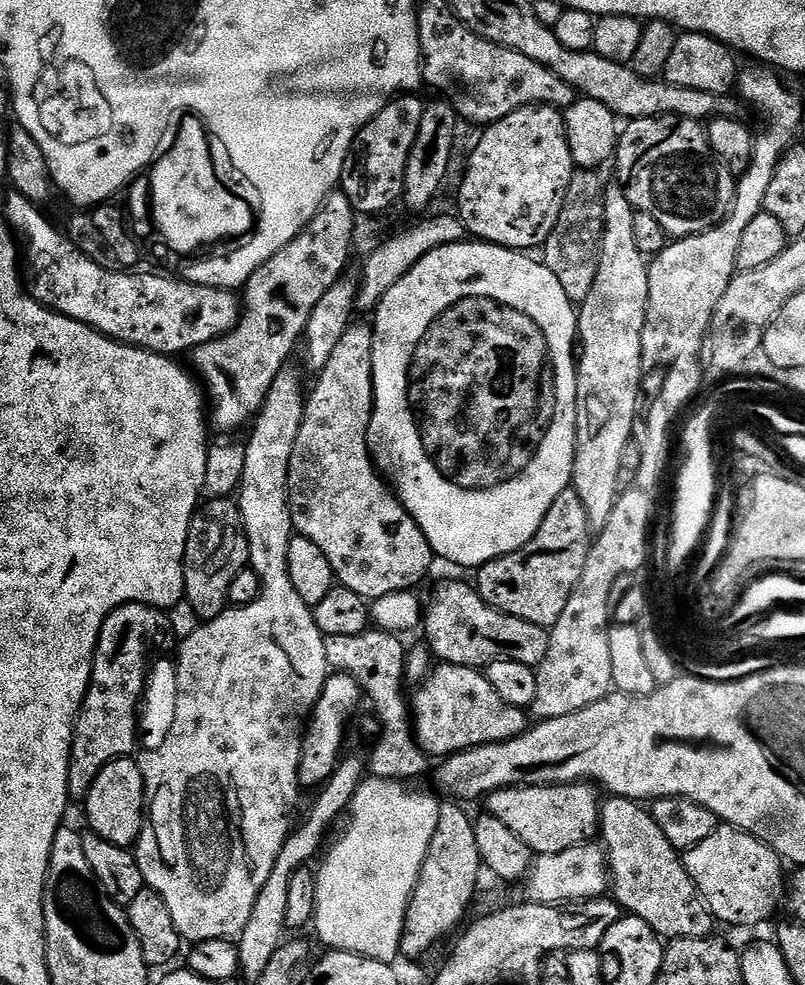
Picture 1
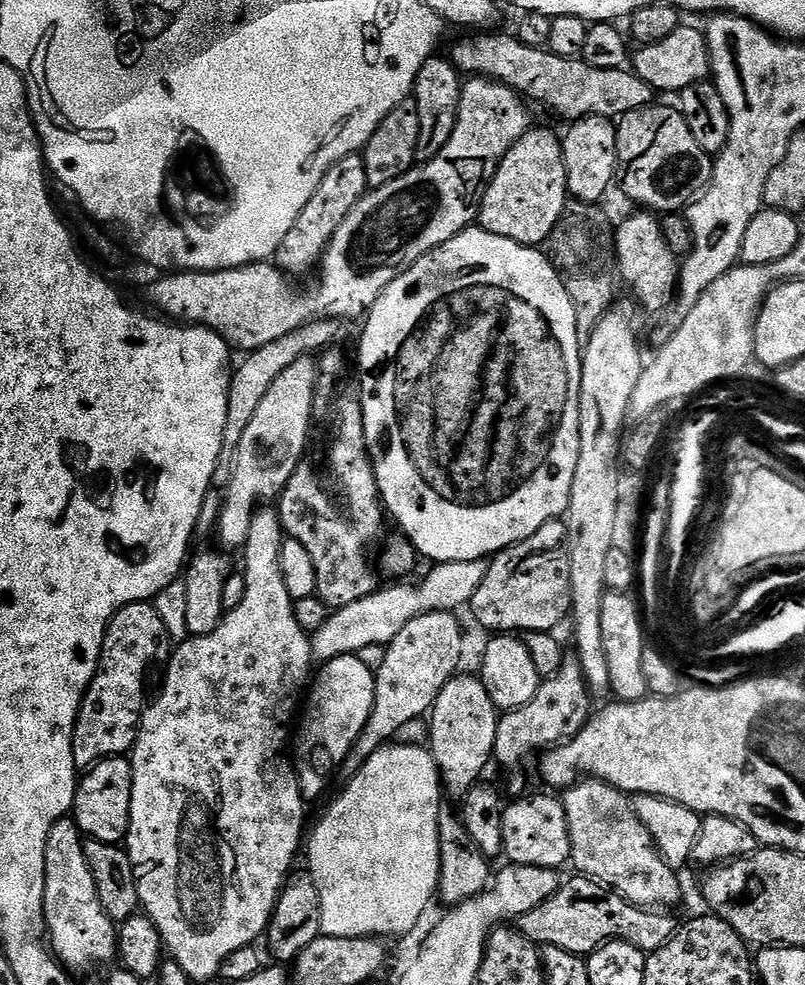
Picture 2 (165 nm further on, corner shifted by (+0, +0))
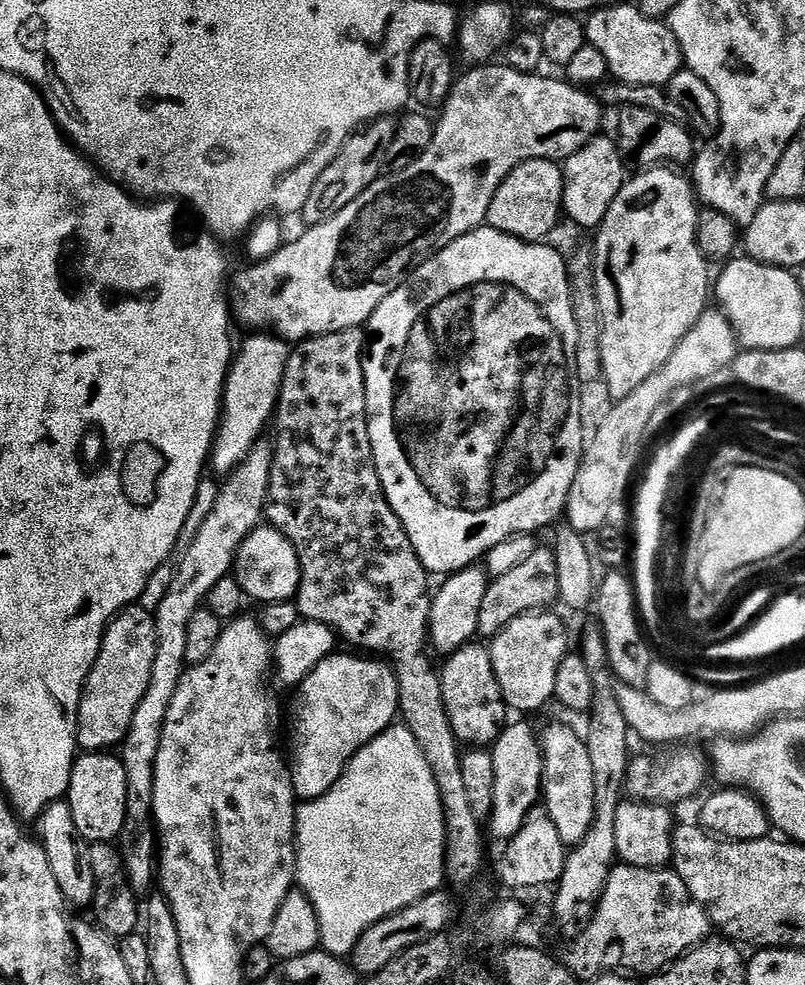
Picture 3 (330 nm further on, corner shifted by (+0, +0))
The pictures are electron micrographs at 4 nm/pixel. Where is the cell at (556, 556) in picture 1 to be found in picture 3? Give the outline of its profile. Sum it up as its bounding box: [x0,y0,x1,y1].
[478,546,559,638]

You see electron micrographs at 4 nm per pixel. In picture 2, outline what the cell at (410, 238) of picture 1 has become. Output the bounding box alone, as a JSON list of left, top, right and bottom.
[212,320,333,489]

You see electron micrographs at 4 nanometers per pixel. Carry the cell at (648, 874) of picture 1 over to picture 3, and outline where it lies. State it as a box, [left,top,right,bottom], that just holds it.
[539,724,594,846]

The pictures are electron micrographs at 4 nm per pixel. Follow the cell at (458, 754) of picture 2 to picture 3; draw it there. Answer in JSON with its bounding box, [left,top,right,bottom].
[439,642,506,746]

